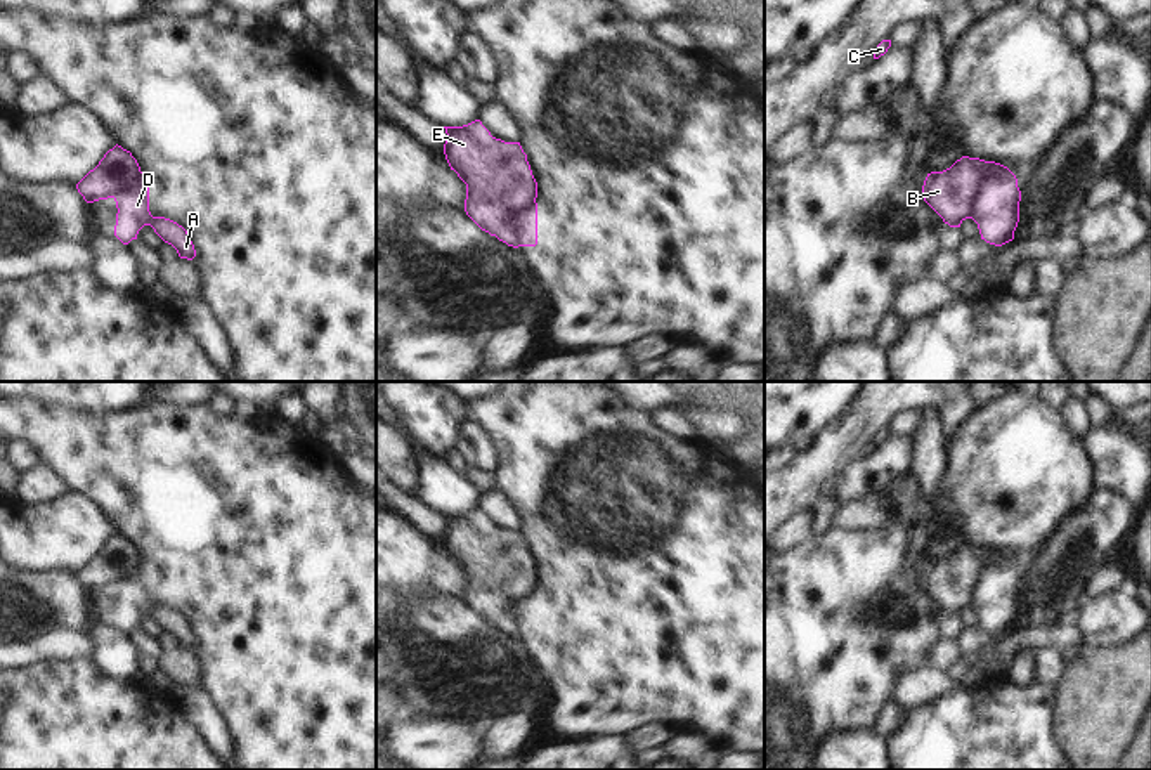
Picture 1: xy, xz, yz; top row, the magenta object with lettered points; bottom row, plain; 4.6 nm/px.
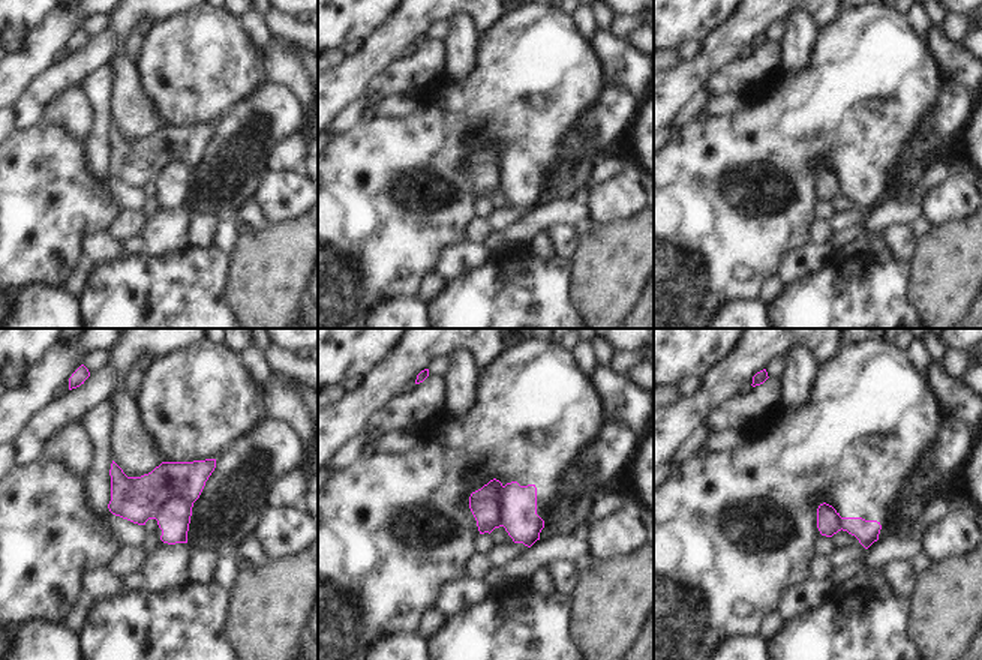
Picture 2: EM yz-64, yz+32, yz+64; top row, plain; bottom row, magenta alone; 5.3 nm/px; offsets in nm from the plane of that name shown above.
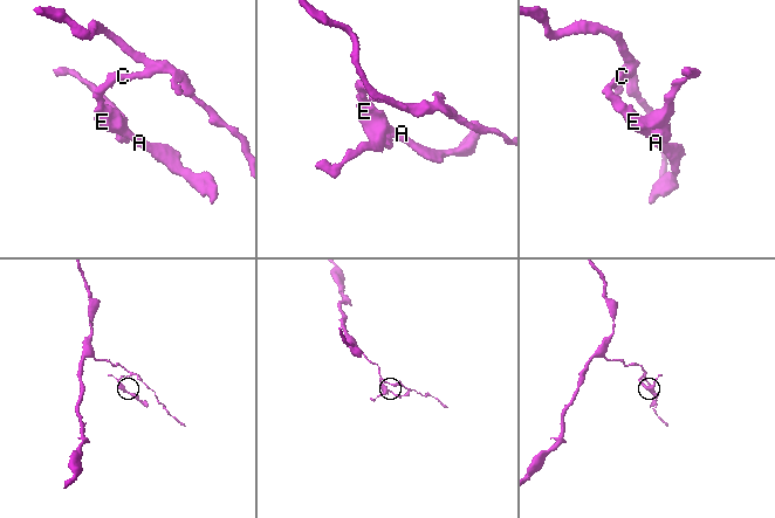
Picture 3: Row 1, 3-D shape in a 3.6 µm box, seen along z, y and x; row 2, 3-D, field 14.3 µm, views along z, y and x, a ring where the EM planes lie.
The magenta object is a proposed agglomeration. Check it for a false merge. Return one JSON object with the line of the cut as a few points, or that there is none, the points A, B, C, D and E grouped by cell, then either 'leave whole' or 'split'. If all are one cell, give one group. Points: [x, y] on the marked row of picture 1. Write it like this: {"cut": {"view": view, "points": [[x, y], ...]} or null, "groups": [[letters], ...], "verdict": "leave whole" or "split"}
{"cut": {"view": "yz", "points": [[1009, 170], [988, 176], [981, 182], [969, 217]]}, "groups": [["A", "B", "C", "E"], ["D"]], "verdict": "split"}

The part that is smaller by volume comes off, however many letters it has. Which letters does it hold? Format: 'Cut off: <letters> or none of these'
Cut off: D

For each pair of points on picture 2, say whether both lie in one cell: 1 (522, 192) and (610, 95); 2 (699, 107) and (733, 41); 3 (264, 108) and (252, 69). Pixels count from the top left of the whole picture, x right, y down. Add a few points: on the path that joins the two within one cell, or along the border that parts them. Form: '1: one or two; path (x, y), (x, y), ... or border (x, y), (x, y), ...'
1: two; border (583, 116), (547, 177)
2: two; border (705, 86), (679, 111)
3: two; border (266, 78), (231, 108)

